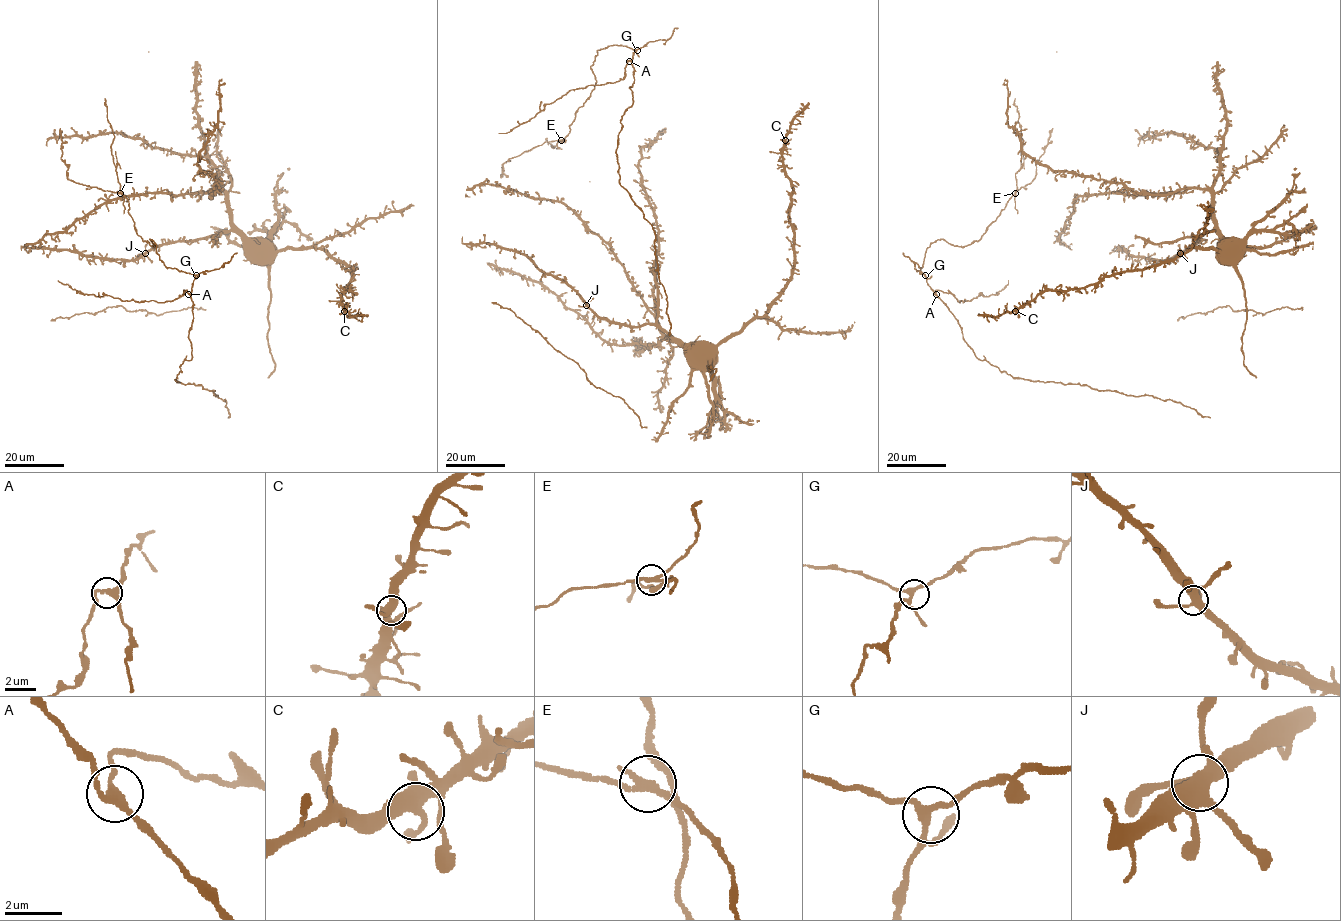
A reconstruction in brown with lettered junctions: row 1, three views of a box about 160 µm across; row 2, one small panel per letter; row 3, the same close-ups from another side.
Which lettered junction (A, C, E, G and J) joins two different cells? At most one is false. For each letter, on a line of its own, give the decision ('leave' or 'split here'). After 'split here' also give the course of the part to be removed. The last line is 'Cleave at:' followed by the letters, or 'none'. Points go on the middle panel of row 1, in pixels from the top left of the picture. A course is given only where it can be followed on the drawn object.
A: leave
C: leave
E: split here
G: leave
J: leave
Cleave at: E

